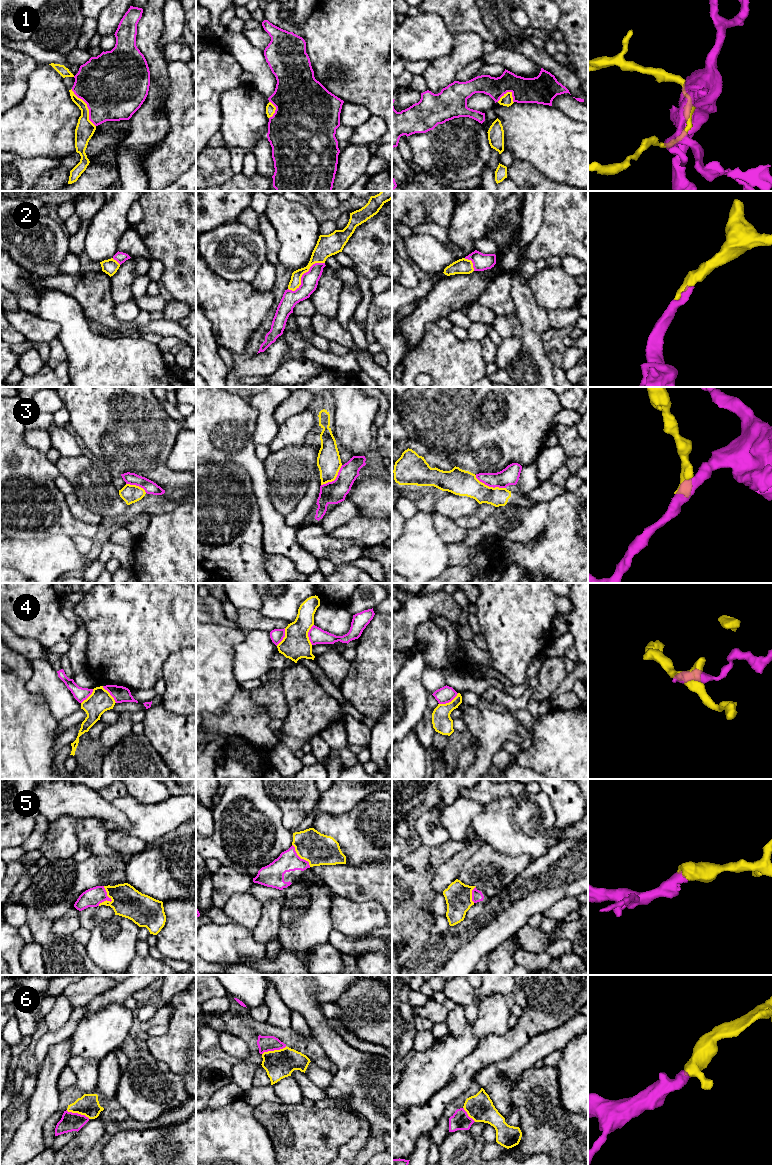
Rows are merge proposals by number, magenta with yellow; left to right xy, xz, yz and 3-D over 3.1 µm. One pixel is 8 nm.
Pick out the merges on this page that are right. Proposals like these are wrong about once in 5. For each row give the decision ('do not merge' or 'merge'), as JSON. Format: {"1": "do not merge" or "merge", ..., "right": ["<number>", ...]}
{"1": "do not merge", "2": "merge", "3": "do not merge", "4": "do not merge", "5": "merge", "6": "merge", "right": ["2", "5", "6"]}

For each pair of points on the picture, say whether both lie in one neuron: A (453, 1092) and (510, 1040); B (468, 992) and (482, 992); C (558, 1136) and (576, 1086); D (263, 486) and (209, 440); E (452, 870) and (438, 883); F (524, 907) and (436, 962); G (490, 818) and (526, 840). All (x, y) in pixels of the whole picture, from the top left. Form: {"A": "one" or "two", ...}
{"A": "one", "B": "two", "C": "two", "D": "one", "E": "one", "F": "one", "G": "one"}

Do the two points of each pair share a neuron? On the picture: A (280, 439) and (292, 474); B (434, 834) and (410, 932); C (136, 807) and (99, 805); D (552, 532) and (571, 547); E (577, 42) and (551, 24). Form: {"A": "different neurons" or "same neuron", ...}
{"A": "different neurons", "B": "different neurons", "C": "different neurons", "D": "same neuron", "E": "different neurons"}

